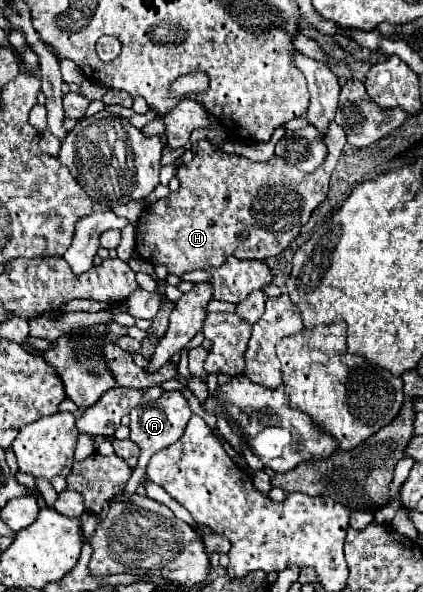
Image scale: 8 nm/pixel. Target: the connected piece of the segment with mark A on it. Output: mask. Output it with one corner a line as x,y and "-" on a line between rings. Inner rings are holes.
178,390
164,392
164,396
160,396
158,400
150,400
148,404
136,406
130,412
130,440
140,446
140,458
138,458
138,464
136,464
136,468
134,468
122,495
118,496
116,500
128,500
136,492
140,480
146,476
146,466
148,466
148,460
152,458
152,454
156,454
162,448
174,444
176,440
180,440
190,416
192,416
192,412
188,408
188,402
182,396
182,392
178,392

